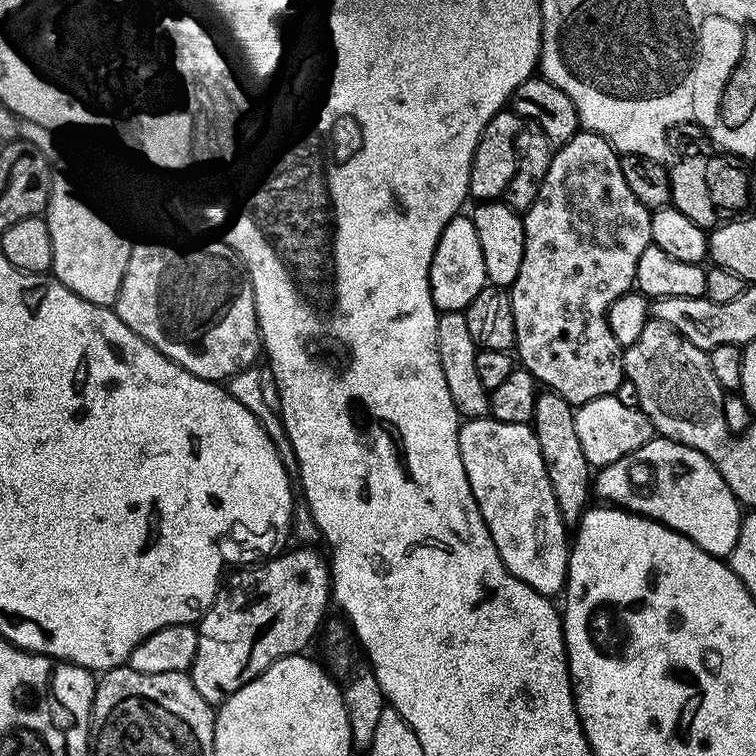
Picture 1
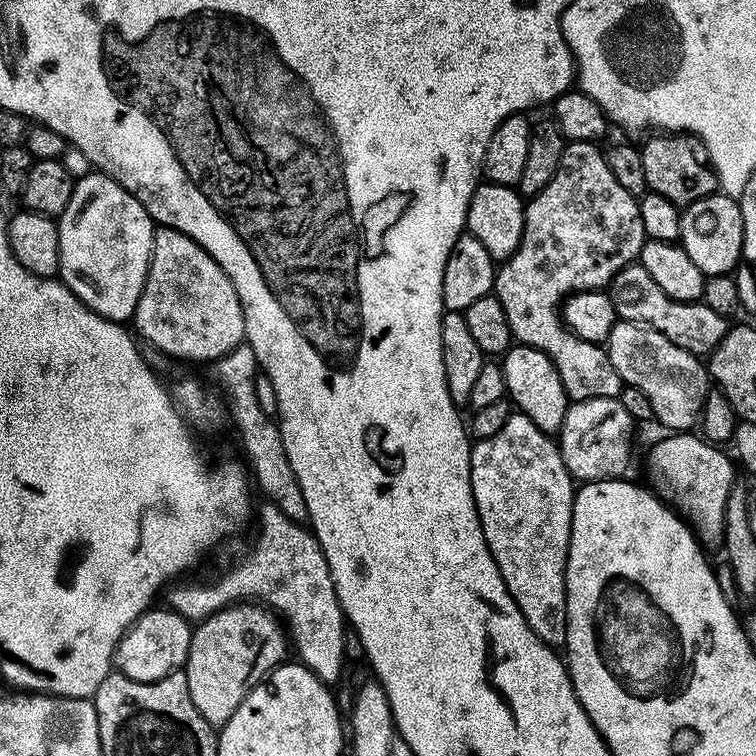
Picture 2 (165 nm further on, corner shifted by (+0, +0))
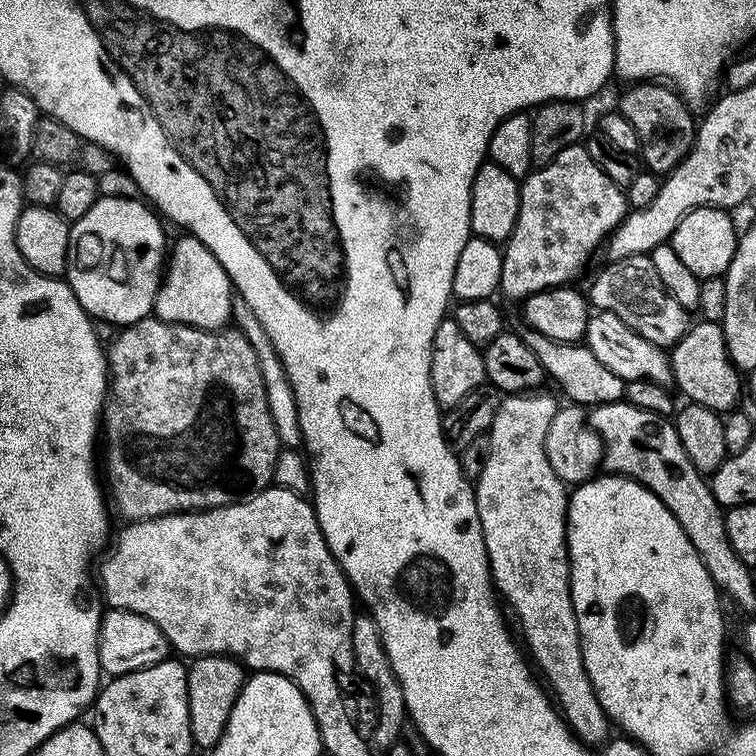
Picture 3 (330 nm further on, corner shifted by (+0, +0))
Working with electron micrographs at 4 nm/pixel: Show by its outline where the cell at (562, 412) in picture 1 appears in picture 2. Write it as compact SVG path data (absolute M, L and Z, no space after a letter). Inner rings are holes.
M516 342L504 353L499 366L506 378L507 399L515 405L519 415L530 418L538 430L559 433L570 401L566 386L562 386L562 378L550 357L542 354L542 350Z

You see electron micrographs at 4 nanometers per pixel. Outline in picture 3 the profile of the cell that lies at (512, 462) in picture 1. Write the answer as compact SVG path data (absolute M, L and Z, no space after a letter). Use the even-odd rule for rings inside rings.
M508 394L500 401L498 414L494 414L494 422L487 433L486 466L482 466L482 474L474 480L478 518L482 522L488 569L492 572L495 591L520 619L520 632L524 635L525 644L523 647L531 663L538 672L540 667L539 675L543 683L550 689L559 711L567 720L568 727L576 733L577 739L588 746L600 746L609 739L610 721L598 702L598 694L594 694L590 674L586 674L586 666L582 662L580 631L572 605L572 571L568 565L570 492L558 474L554 474L554 466L550 466L550 458L546 458L544 445L546 430L550 430L550 422L554 422L558 403L552 396L536 395L540 394Z

